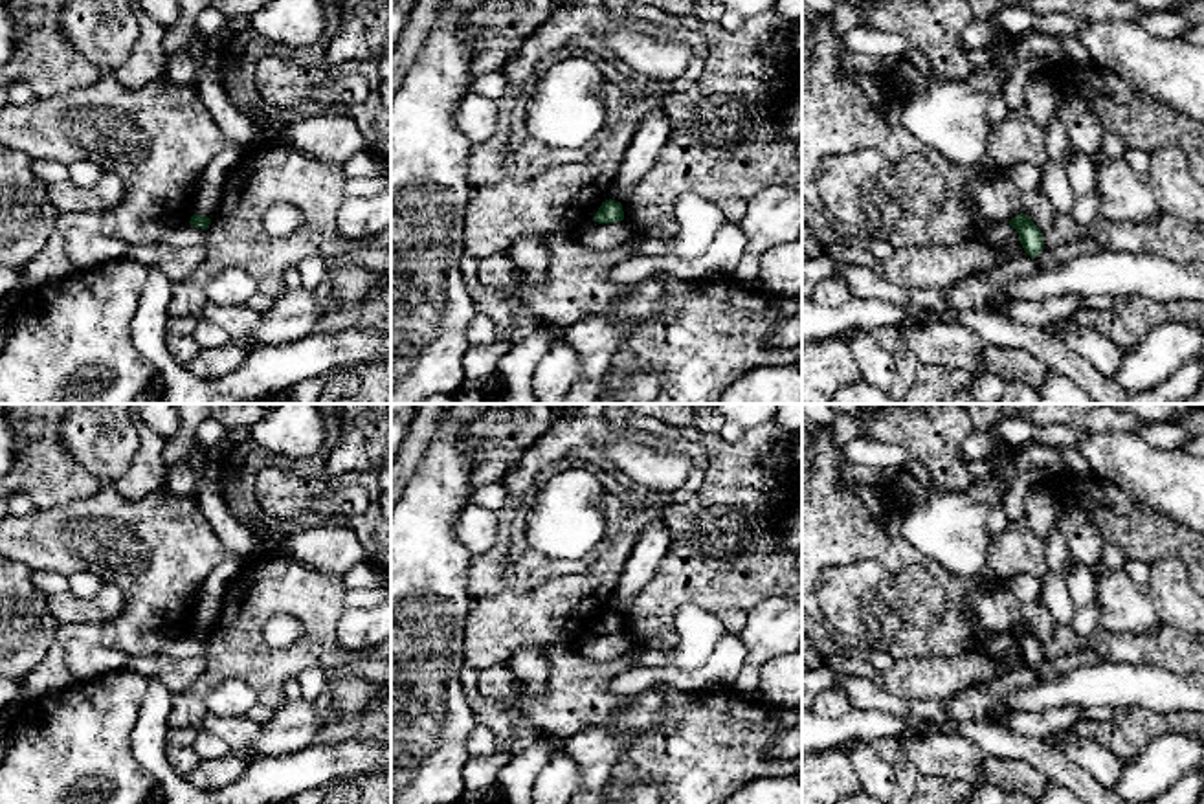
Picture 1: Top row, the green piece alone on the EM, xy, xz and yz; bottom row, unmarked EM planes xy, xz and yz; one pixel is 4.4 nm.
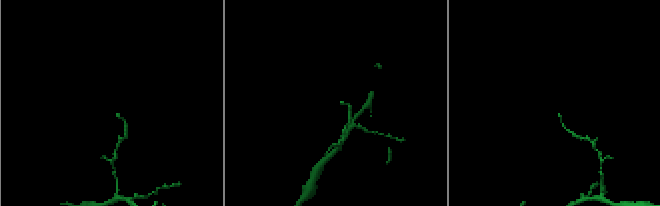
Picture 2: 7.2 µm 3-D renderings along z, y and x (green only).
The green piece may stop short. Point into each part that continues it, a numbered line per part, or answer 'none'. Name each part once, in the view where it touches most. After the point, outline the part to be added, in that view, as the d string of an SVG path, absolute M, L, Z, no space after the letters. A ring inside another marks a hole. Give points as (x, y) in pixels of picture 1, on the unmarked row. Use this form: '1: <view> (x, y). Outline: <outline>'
none

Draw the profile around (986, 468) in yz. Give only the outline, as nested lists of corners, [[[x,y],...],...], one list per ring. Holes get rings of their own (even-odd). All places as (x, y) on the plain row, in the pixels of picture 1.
[[[987,457],[965,463],[965,468],[973,481],[1004,479],[1009,486],[1015,477],[1013,459]]]

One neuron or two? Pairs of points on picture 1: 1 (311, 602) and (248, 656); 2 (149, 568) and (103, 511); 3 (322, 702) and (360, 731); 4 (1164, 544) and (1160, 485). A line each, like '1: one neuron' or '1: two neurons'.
1: one neuron
2: one neuron
3: one neuron
4: two neurons

